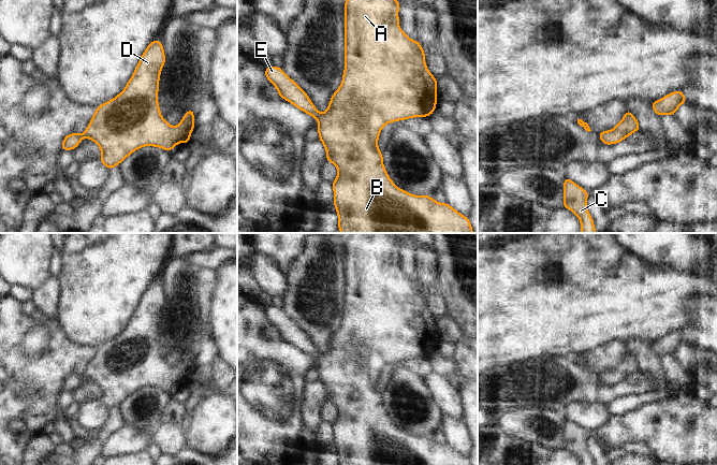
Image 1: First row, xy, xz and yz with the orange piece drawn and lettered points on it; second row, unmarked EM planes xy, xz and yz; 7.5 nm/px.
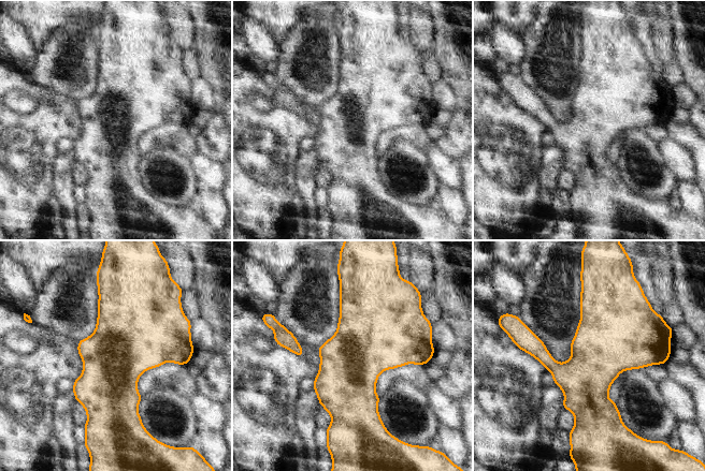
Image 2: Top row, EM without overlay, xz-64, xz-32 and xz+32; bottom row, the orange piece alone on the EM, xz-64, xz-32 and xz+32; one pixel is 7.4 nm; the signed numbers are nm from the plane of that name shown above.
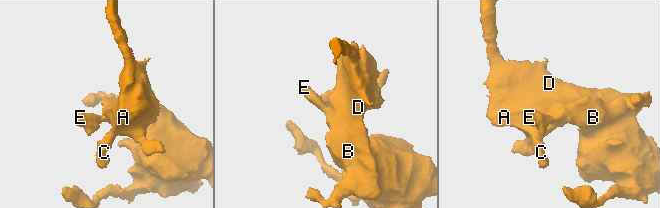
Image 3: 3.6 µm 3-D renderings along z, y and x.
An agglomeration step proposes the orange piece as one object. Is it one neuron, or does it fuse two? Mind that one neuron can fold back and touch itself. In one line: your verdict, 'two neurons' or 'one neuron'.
one neuron

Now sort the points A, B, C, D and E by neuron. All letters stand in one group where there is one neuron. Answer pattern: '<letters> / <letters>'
A B C D E

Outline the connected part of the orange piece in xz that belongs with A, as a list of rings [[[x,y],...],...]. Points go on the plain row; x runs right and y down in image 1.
[[[349,233],[348,238],[345,241],[345,311],[342,314],[342,322],[338,330],[331,337],[328,348],[324,353],[320,353],[308,335],[292,320],[290,319],[282,308],[268,306],[265,308],[265,317],[269,323],[277,329],[277,333],[287,343],[290,343],[304,353],[312,357],[319,364],[317,372],[319,374],[319,381],[322,382],[326,391],[326,402],[332,403],[338,410],[337,418],[332,422],[334,432],[334,442],[336,453],[338,455],[338,465],[471,465],[468,457],[465,457],[453,449],[448,444],[438,444],[430,436],[414,436],[395,426],[390,419],[384,406],[383,396],[378,389],[378,379],[381,370],[386,364],[393,362],[401,362],[414,358],[429,358],[437,347],[437,318],[433,317],[426,307],[425,296],[421,285],[418,279],[412,281],[399,267],[398,251],[400,245],[397,238],[390,233]]]

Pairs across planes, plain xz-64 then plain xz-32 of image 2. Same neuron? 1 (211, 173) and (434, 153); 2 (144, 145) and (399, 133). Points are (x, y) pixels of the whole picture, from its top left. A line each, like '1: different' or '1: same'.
1: same
2: same

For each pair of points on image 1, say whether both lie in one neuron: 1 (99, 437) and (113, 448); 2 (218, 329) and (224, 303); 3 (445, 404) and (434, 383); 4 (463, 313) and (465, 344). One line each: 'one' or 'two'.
1: two
2: one
3: one
4: two

